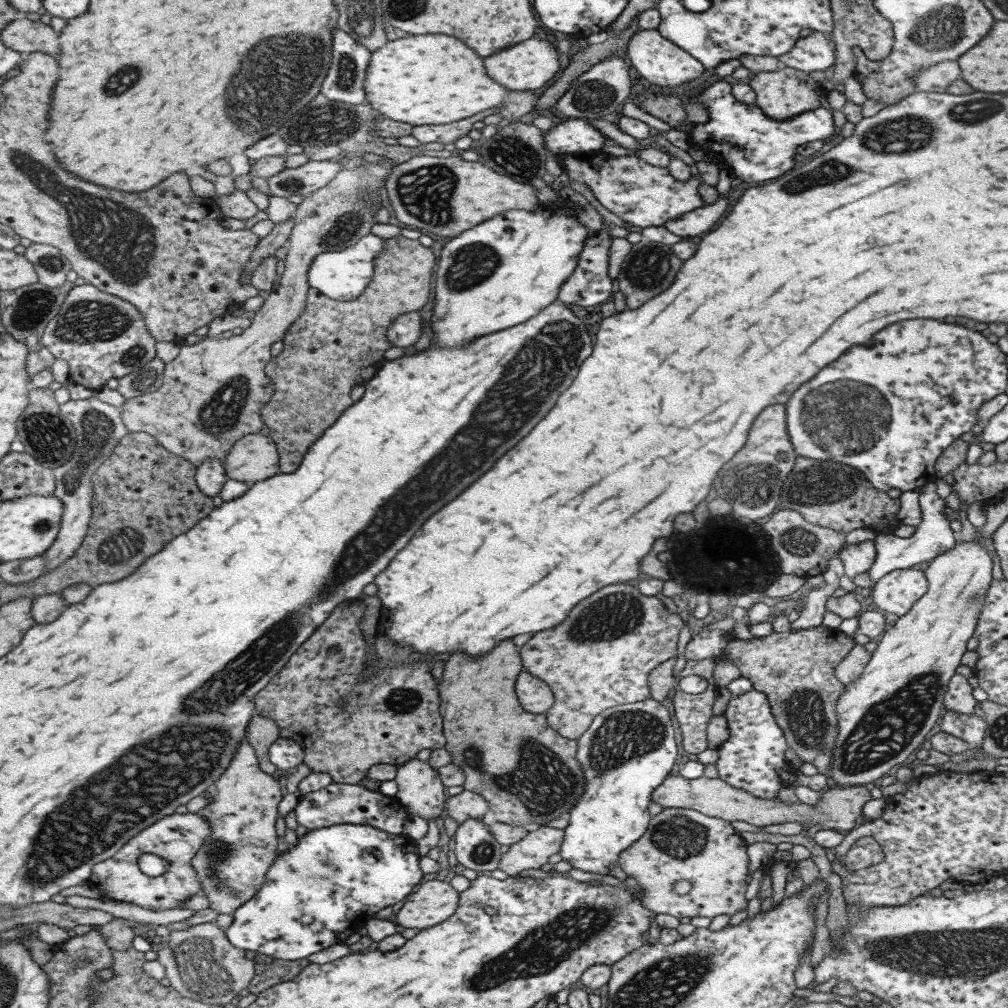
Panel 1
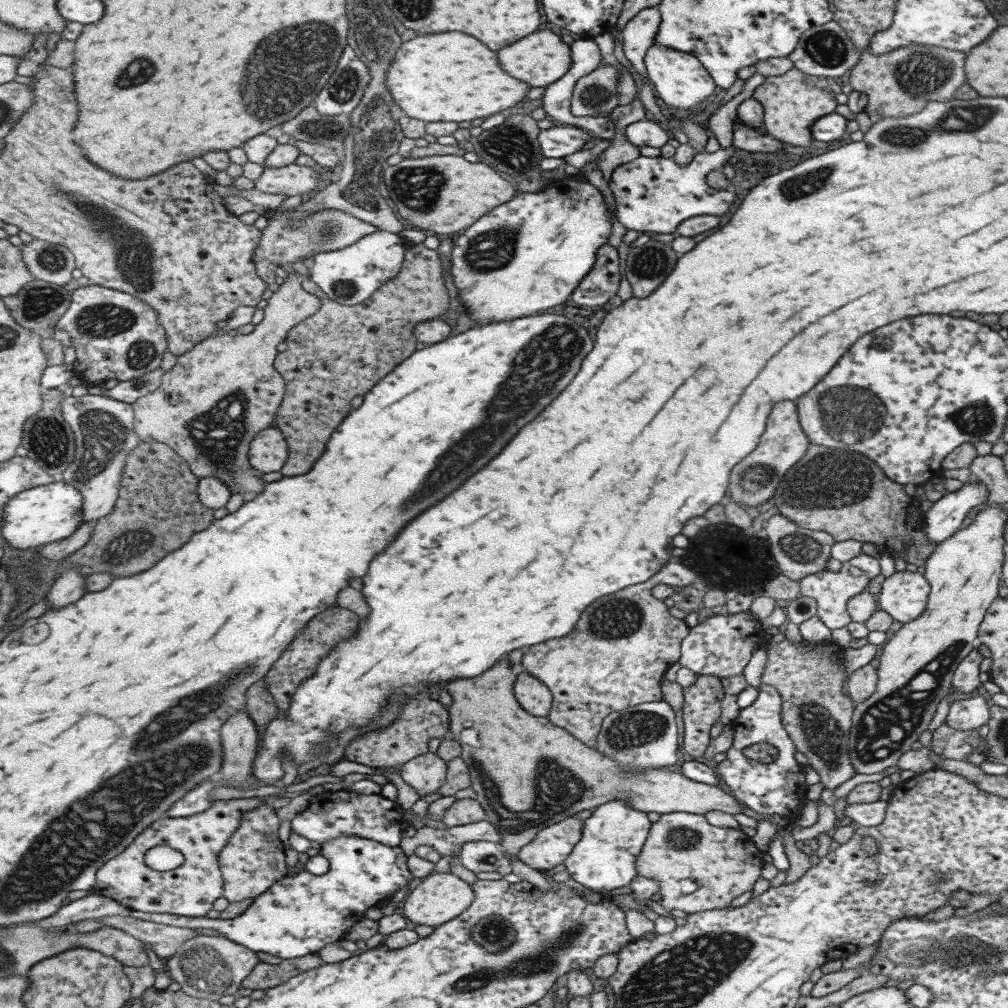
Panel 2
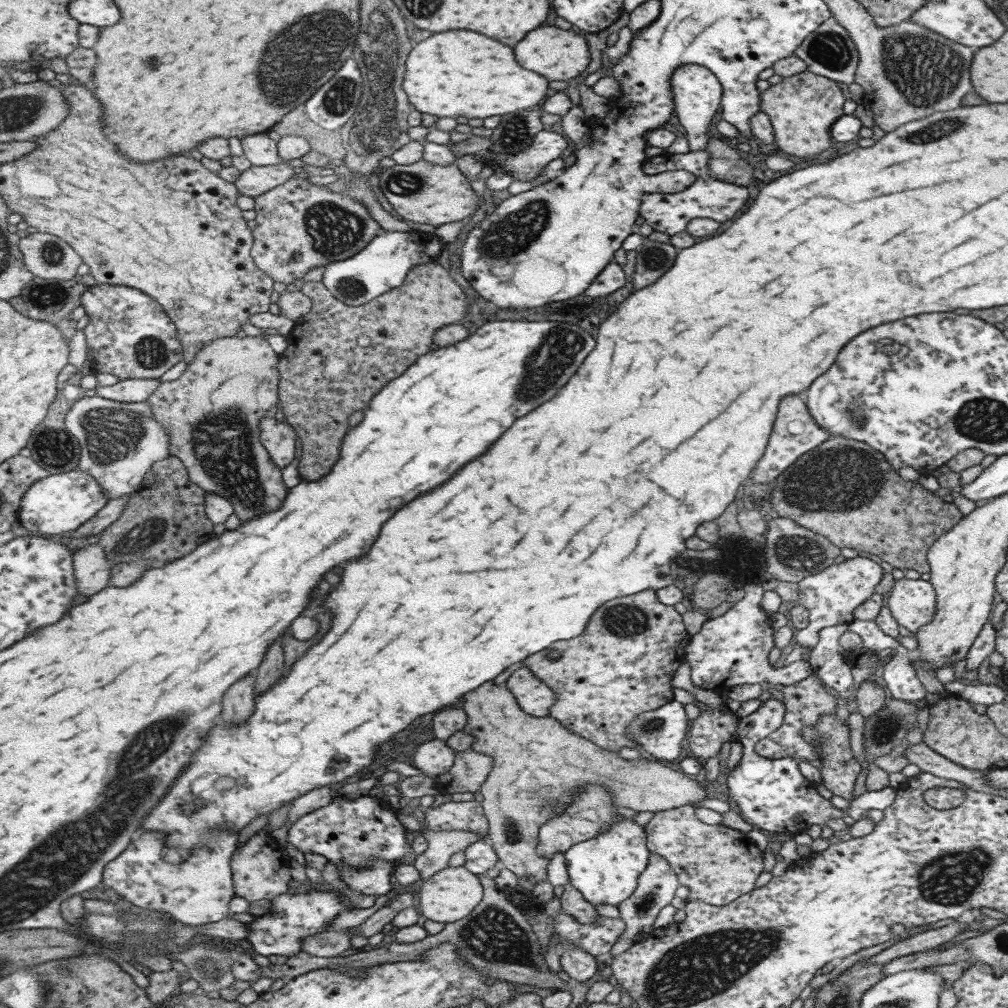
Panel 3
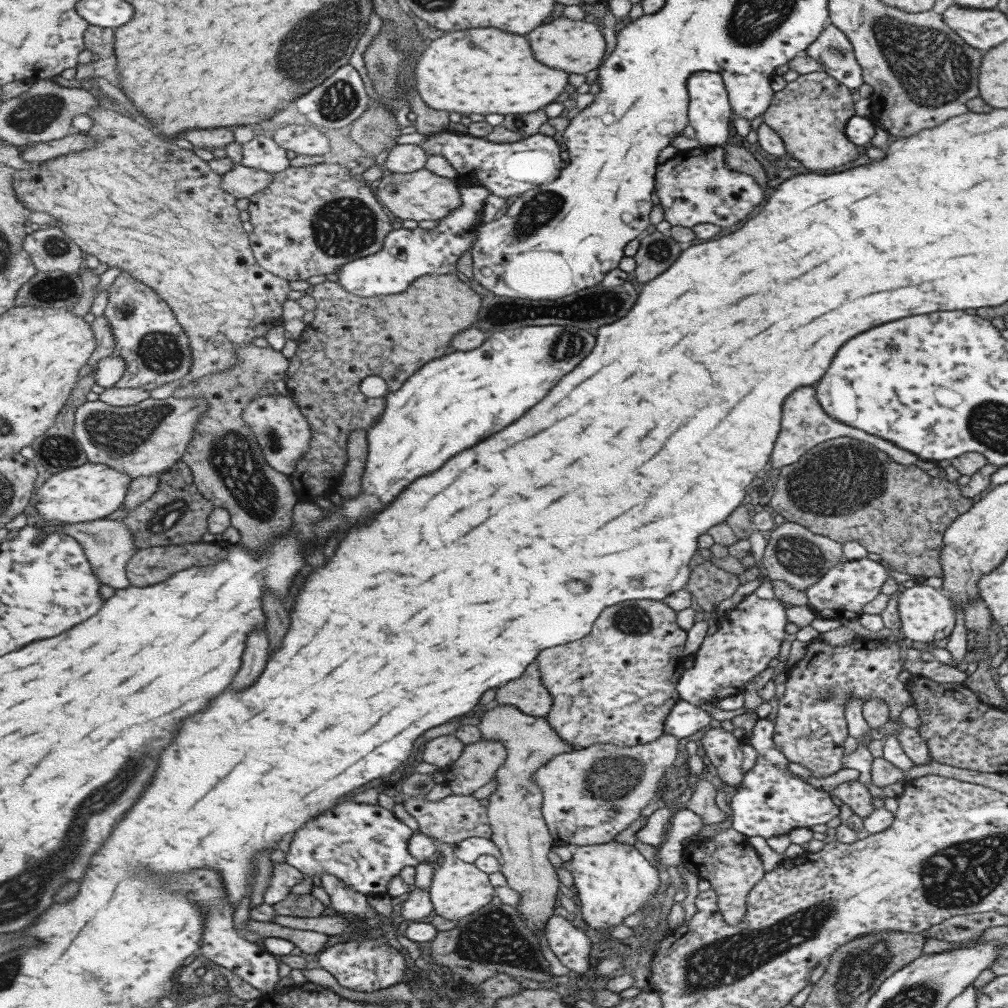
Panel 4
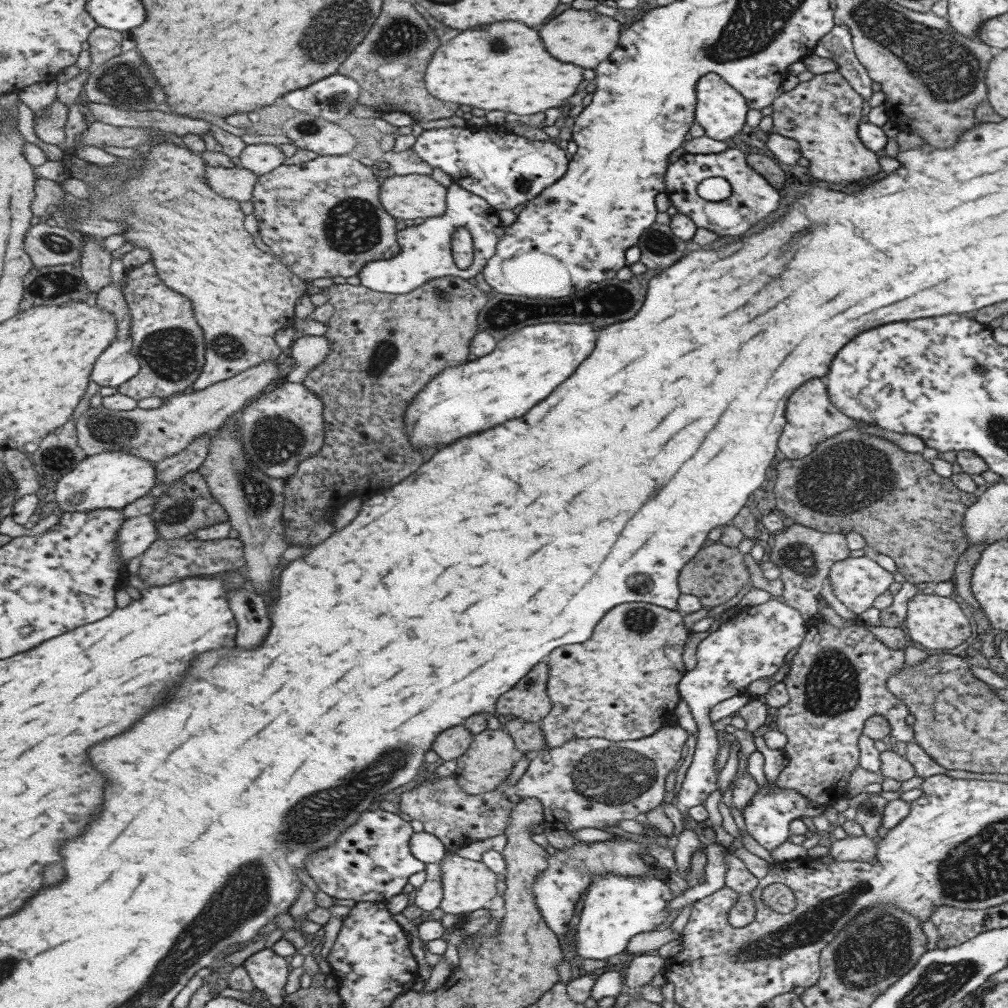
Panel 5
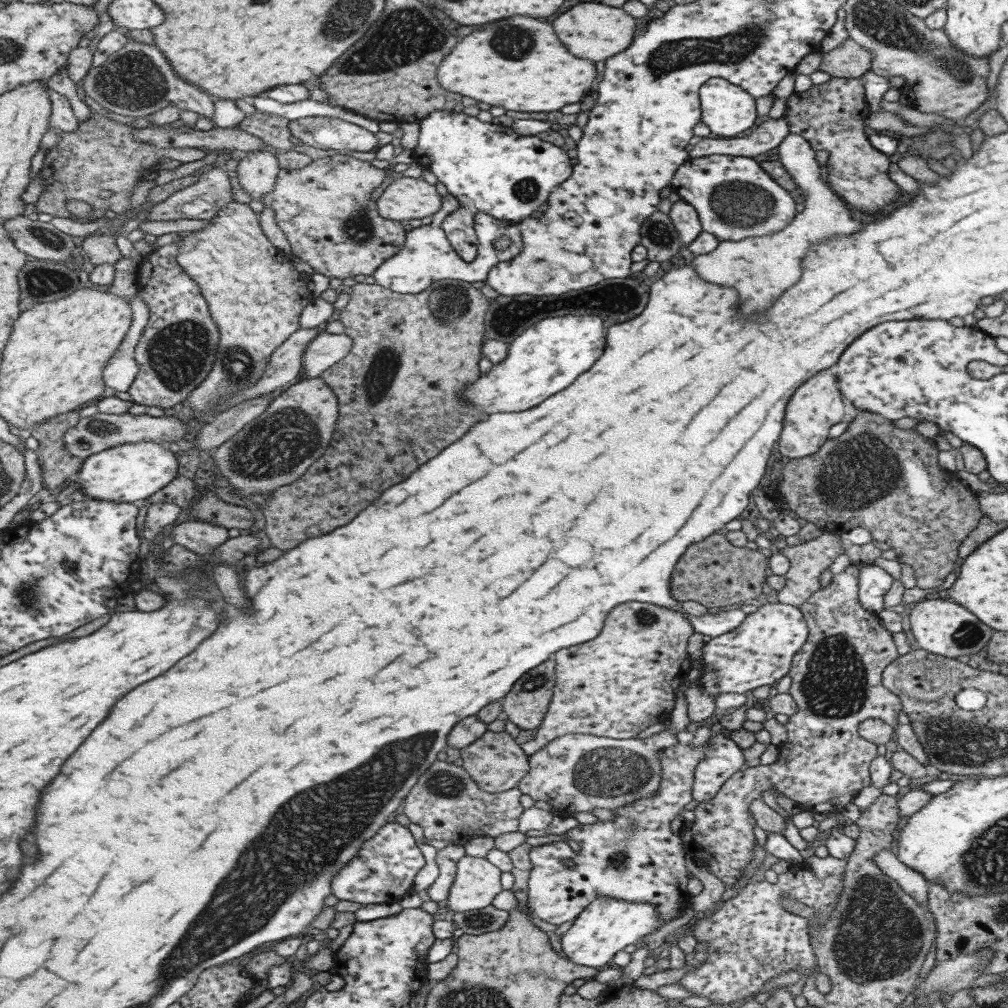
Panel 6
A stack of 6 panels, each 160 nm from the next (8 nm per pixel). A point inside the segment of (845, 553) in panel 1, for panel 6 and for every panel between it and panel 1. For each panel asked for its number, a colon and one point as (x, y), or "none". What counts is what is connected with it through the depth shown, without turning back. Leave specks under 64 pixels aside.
2: (830, 590)
3: (830, 596)
4: (841, 593)
5: (855, 581)
6: (872, 583)

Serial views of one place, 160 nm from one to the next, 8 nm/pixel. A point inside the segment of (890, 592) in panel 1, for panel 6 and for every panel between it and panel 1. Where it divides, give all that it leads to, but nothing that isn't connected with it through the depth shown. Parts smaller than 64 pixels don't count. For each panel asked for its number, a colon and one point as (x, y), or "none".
2: (903, 595)
3: (911, 603)
4: (926, 614)
5: (936, 622)
6: (941, 627)

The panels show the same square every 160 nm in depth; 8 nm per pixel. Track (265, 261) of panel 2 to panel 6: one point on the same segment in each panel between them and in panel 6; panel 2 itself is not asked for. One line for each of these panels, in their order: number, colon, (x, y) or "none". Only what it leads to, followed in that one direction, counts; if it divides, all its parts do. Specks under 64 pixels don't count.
3: (299, 225)
4: (310, 220)
5: (321, 218)
6: (324, 210)

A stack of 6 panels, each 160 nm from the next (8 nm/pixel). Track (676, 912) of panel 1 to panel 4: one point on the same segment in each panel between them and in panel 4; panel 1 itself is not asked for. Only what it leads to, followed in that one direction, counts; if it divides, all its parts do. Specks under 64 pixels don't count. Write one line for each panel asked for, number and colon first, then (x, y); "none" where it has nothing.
2: (723, 863)
3: (717, 864)
4: (726, 860)

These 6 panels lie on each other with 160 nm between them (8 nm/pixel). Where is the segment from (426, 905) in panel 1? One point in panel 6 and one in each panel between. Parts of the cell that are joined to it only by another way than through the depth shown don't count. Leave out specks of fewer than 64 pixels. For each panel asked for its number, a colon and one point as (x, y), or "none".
2: (439, 897)
3: (447, 895)
4: (457, 888)
5: (466, 885)
6: (476, 881)

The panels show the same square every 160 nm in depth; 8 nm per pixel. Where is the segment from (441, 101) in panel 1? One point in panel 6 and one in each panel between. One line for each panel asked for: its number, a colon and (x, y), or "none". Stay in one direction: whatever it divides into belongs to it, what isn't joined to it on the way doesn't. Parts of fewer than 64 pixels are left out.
2: (468, 84)
3: (460, 73)
4: (485, 71)
5: (503, 66)
6: (517, 63)

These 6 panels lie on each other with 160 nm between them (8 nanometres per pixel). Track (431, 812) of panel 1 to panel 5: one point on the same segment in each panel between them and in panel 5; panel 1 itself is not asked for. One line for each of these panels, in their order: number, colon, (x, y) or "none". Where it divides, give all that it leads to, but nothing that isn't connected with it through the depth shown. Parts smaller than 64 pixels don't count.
2: (425, 773)
3: (433, 758)
4: (442, 750)
5: (452, 743)

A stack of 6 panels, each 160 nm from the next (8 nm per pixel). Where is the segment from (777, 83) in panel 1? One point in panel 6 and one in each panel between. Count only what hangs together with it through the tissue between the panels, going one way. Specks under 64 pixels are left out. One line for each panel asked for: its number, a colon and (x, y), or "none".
2: (791, 103)
3: (801, 108)
4: (809, 114)
5: (821, 114)
6: (830, 116)

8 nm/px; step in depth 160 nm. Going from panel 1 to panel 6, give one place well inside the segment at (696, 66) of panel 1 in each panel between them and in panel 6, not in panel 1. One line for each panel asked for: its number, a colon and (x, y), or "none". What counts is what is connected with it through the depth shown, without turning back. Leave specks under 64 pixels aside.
2: (681, 81)
3: (696, 92)
4: (708, 112)
5: (719, 109)
6: (727, 111)

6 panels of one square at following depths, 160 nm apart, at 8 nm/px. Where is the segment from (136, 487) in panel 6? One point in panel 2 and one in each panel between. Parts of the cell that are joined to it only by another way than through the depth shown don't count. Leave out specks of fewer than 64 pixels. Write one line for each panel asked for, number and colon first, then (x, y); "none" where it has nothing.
2: (45, 514)
3: (59, 503)
4: (90, 492)
5: (108, 480)

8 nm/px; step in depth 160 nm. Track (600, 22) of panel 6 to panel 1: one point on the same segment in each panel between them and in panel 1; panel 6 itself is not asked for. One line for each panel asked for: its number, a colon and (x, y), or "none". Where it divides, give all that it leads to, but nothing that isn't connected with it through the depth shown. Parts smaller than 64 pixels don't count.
1: (527, 66)
2: (539, 59)
3: (556, 54)
4: (575, 47)
5: (584, 38)

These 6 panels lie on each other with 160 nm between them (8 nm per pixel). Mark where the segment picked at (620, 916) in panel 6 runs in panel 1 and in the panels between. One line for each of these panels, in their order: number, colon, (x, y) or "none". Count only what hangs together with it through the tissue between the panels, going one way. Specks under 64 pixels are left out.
1: (627, 750)
2: (605, 857)
3: (604, 869)
4: (613, 880)
5: (615, 908)

